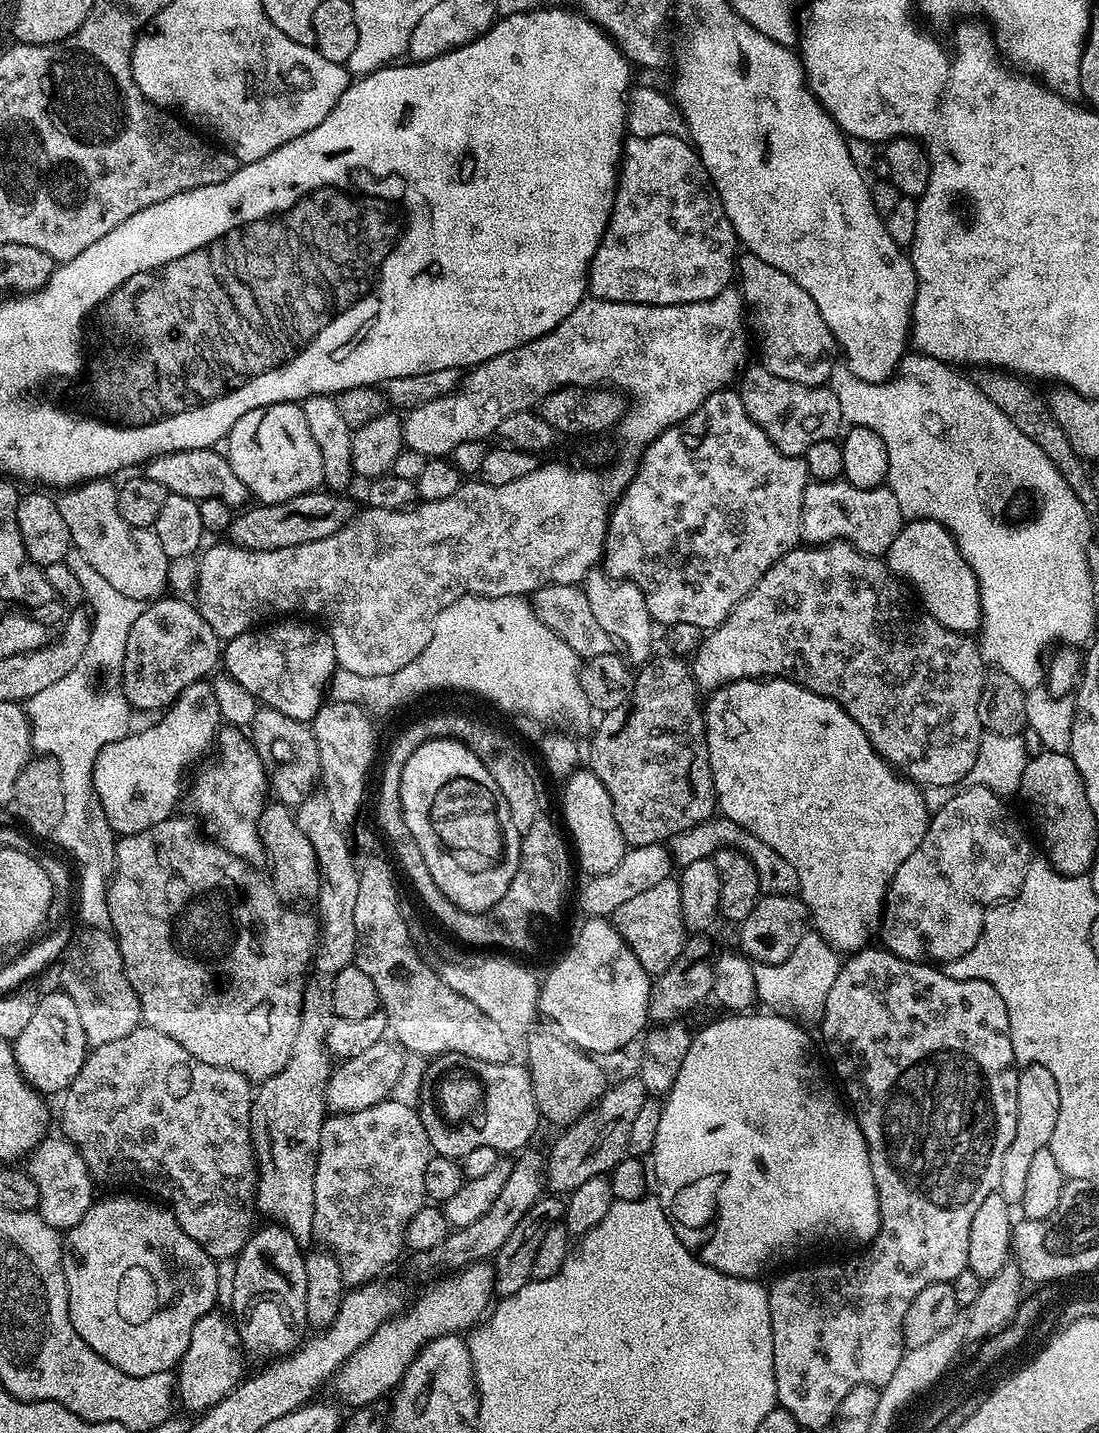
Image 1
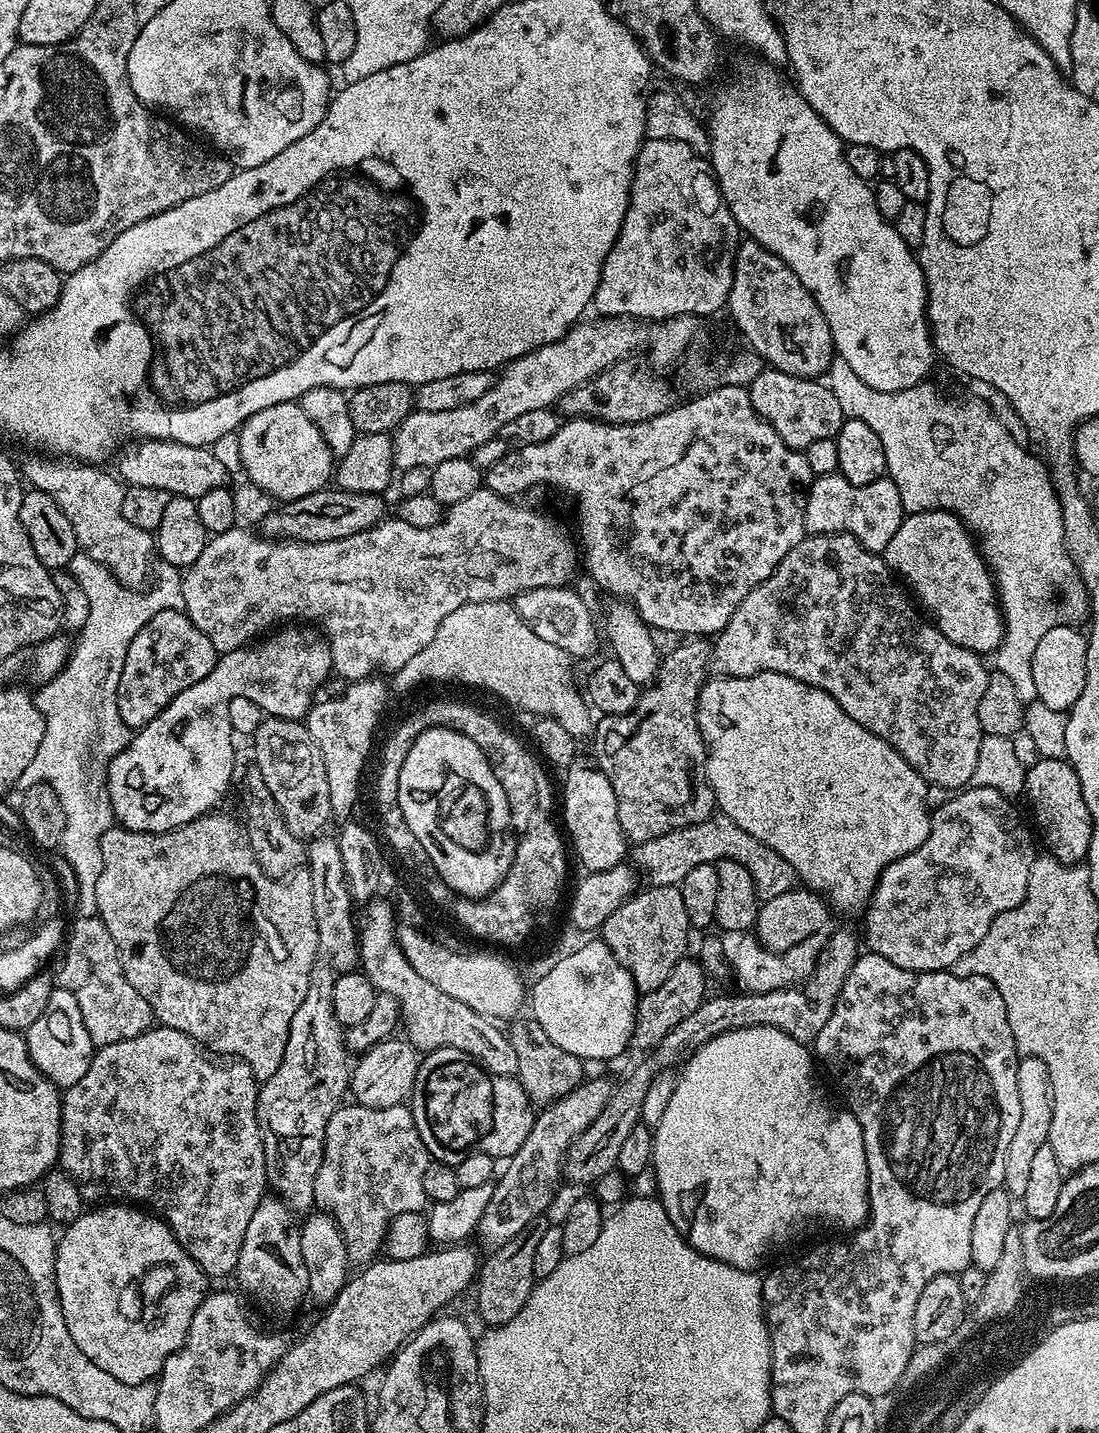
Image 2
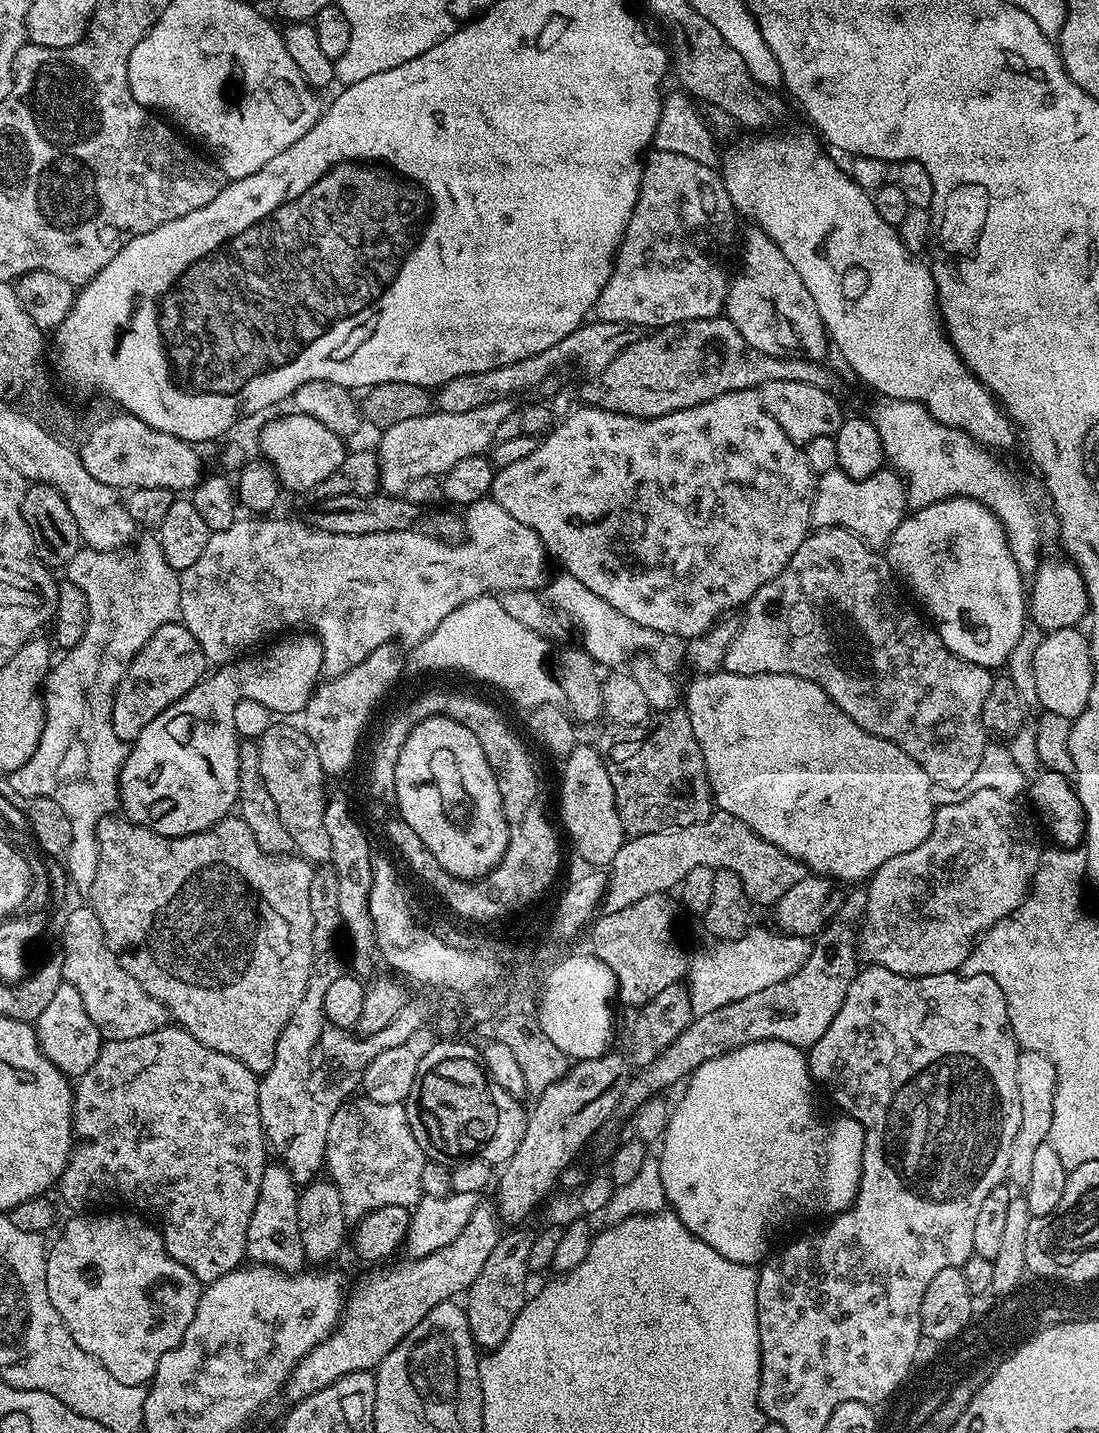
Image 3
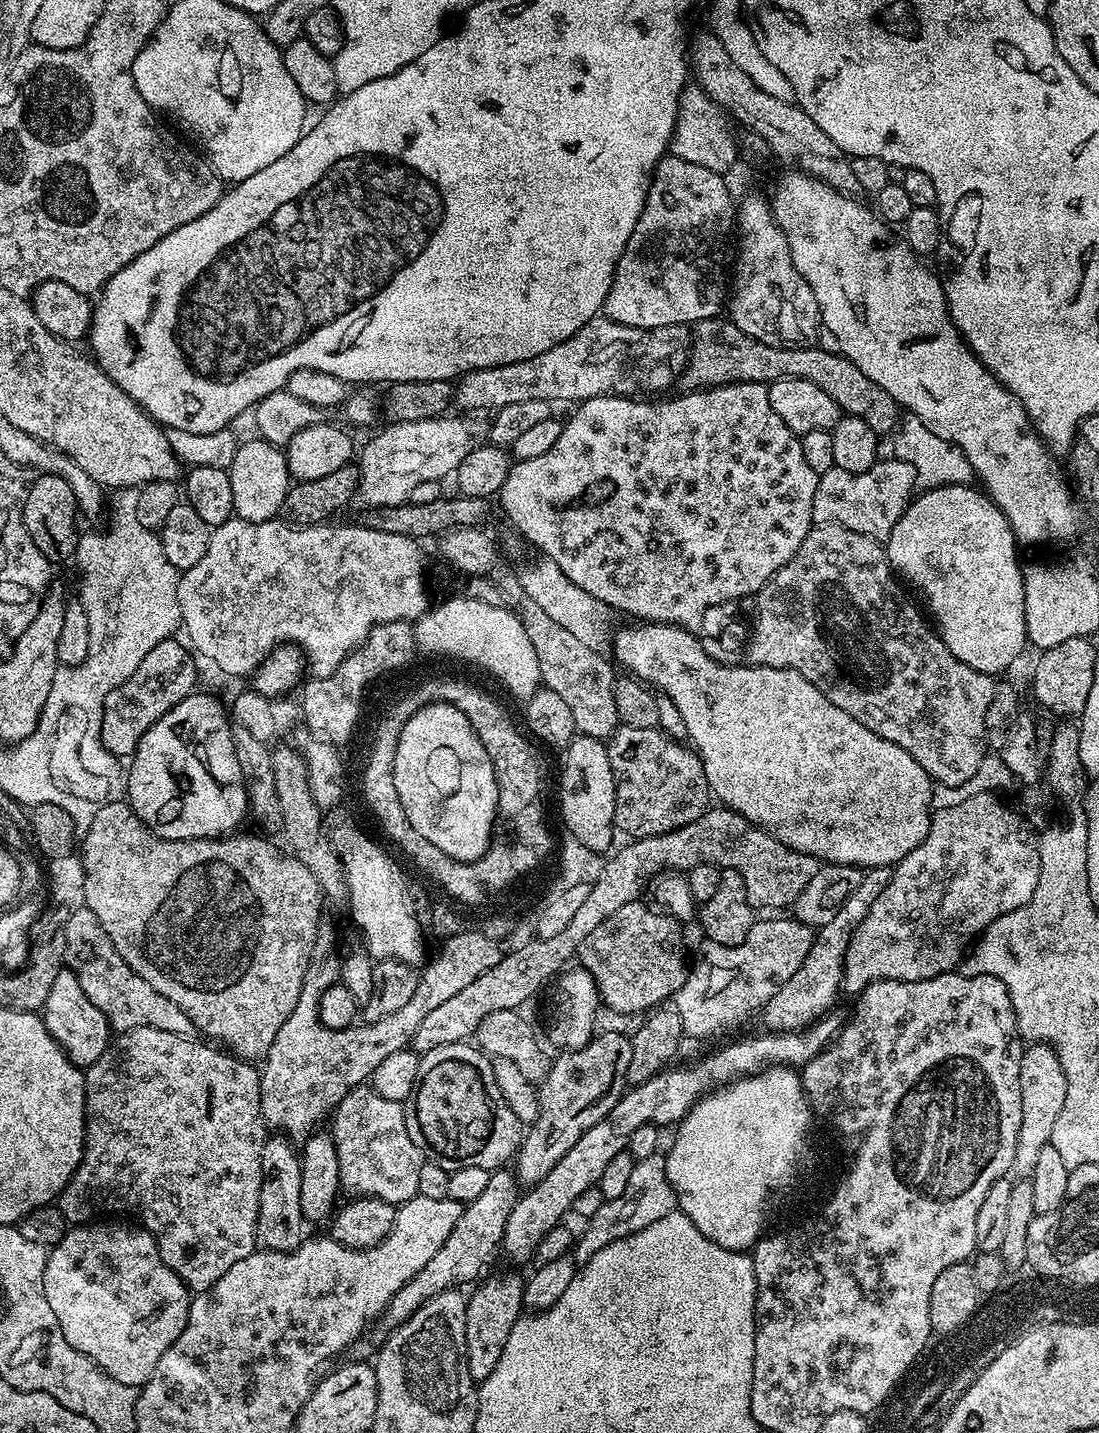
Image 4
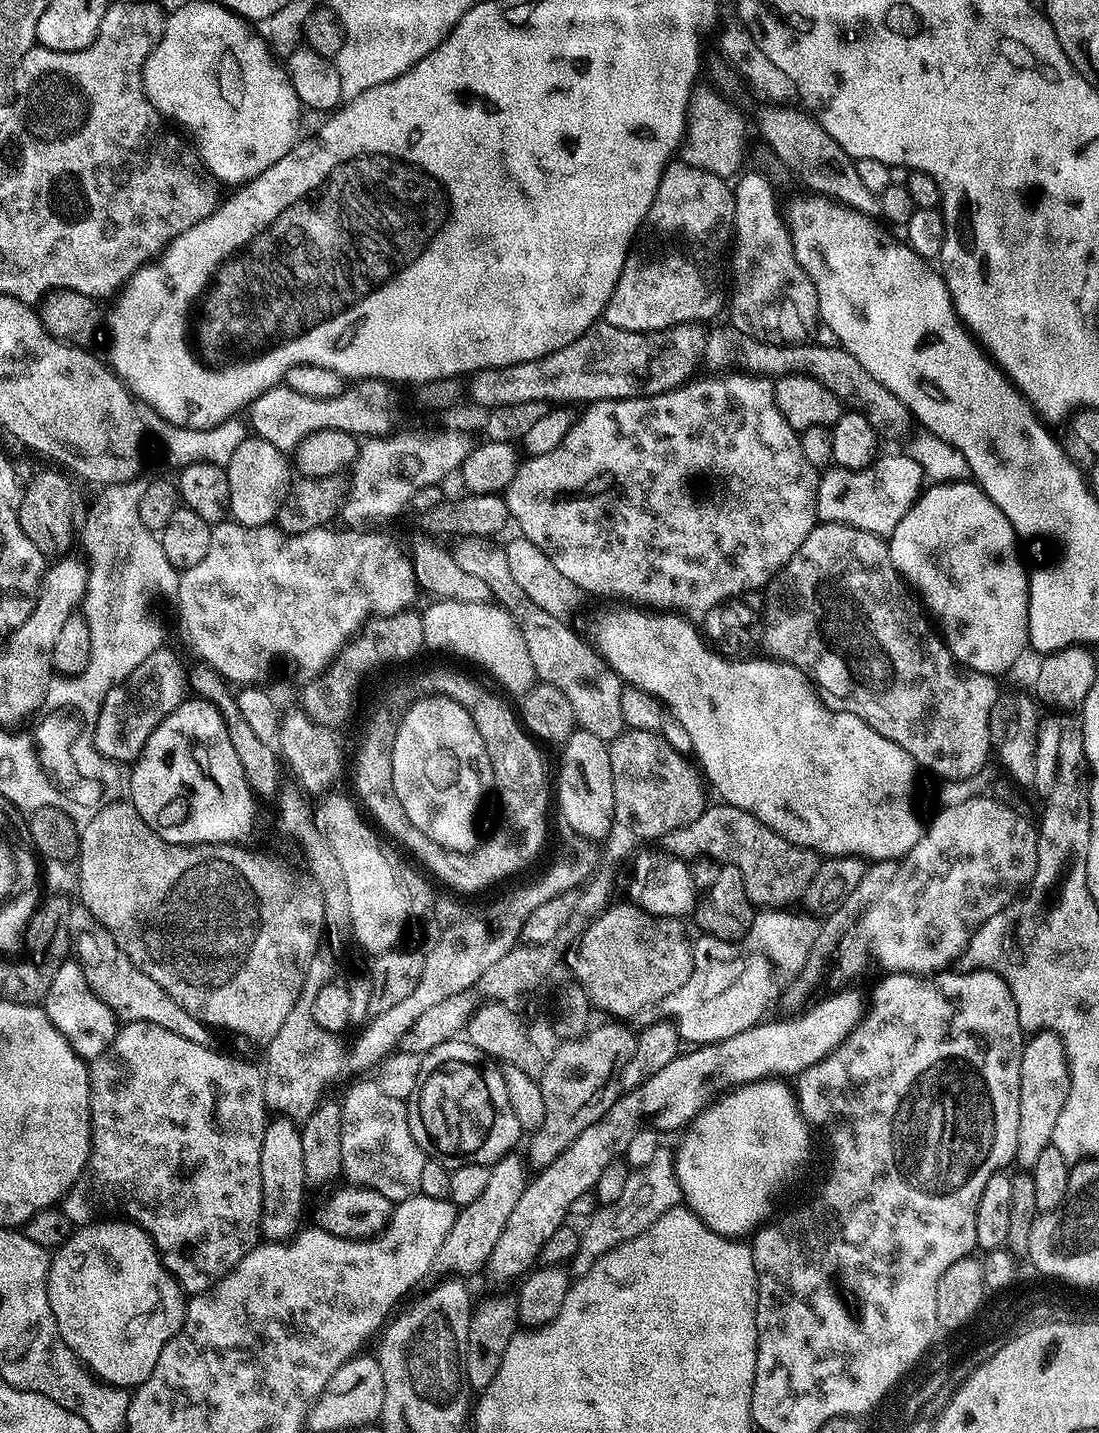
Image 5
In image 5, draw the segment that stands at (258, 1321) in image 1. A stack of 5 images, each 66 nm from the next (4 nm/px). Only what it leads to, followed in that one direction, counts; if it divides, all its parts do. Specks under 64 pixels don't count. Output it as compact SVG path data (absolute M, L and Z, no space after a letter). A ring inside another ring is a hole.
M283 1115L269 1119L262 1138L262 1218L260 1231L268 1242L291 1240L301 1231L300 1219L304 1216L304 1187L310 1181L306 1165L302 1162L302 1138L300 1124Z

